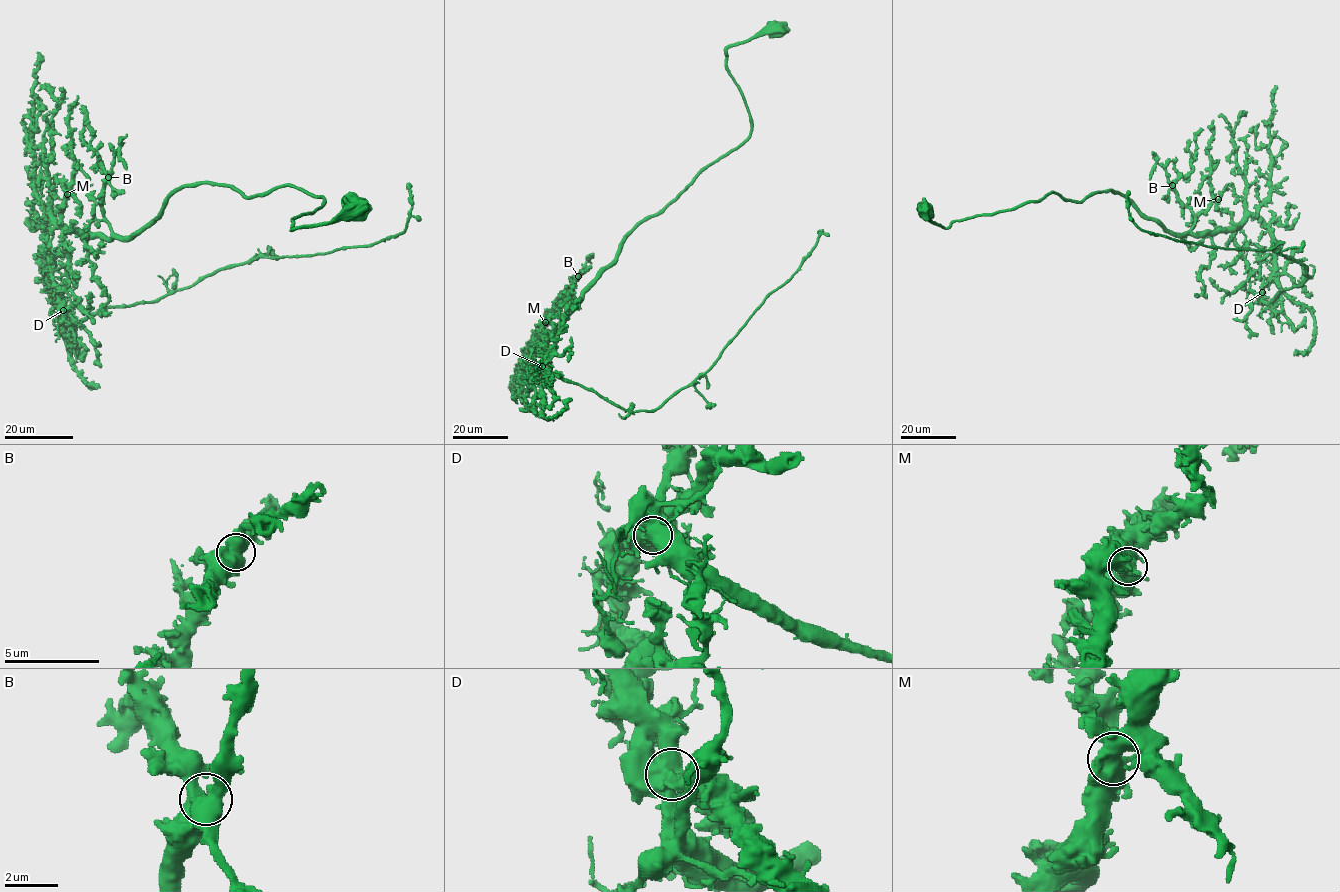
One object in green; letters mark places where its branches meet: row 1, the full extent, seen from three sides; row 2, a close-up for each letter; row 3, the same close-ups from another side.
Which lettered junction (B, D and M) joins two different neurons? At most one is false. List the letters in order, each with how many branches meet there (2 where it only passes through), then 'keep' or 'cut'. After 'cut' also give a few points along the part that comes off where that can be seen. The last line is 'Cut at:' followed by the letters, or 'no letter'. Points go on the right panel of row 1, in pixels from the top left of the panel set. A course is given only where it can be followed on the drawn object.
B: 3 | keep
D: 3 | cut | (1262, 292), (1268, 302), (1298, 286), (1307, 268), (1274, 250), (1150, 234), (1130, 216), (1128, 190)
M: 3 | keep
Cut at: D

